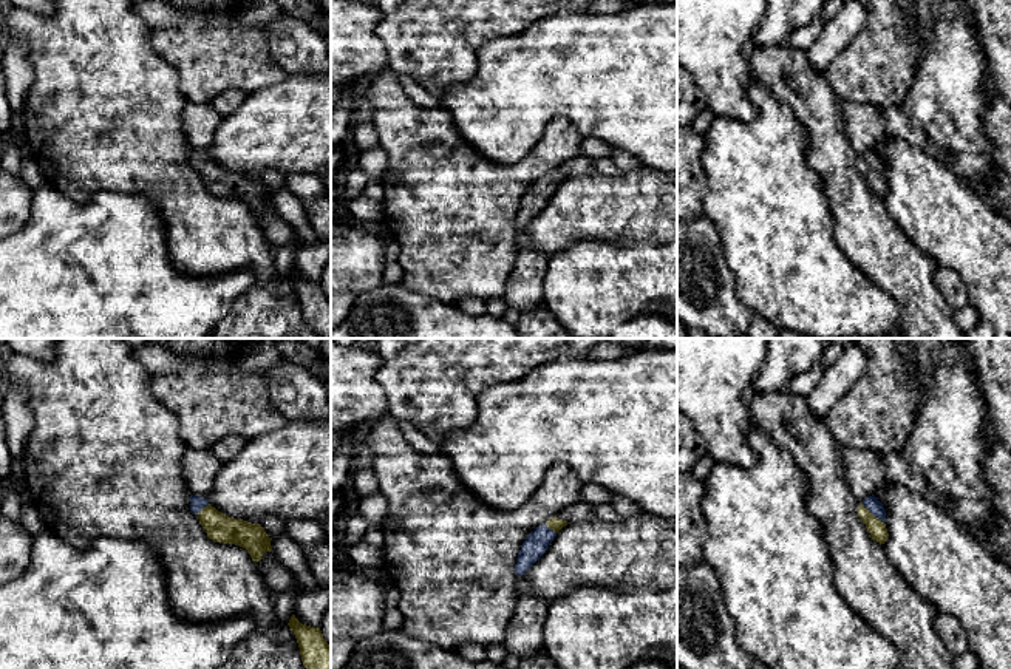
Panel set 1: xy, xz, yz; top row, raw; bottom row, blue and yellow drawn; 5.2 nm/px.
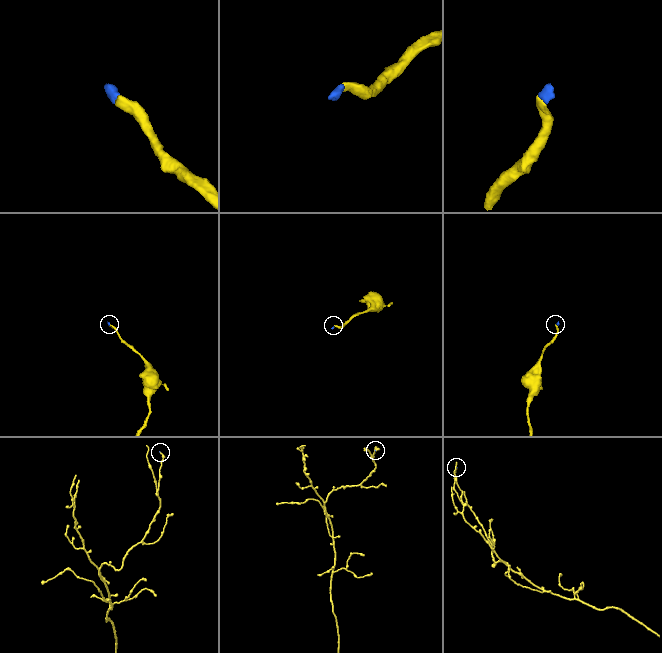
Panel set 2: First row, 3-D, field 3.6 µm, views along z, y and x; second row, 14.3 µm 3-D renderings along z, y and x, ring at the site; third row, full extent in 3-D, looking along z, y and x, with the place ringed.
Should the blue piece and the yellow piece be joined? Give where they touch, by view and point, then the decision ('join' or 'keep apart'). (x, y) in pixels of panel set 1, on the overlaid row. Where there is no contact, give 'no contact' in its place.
yz (872, 513) | join

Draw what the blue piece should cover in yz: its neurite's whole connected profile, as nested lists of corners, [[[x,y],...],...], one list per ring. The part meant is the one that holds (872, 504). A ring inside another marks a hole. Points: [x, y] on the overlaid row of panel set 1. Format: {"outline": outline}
{"outline": [[[873,494],[866,498],[858,507],[858,516],[866,524],[872,539],[884,544],[887,541],[886,510]]]}

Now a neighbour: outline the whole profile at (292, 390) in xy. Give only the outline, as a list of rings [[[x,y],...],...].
[[[283,358],[263,369],[271,403],[288,419],[323,420],[331,417],[328,388],[308,368]]]

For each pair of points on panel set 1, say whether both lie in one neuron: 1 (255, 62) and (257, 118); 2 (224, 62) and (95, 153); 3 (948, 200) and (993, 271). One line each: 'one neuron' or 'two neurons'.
1: two neurons
2: two neurons
3: one neuron

